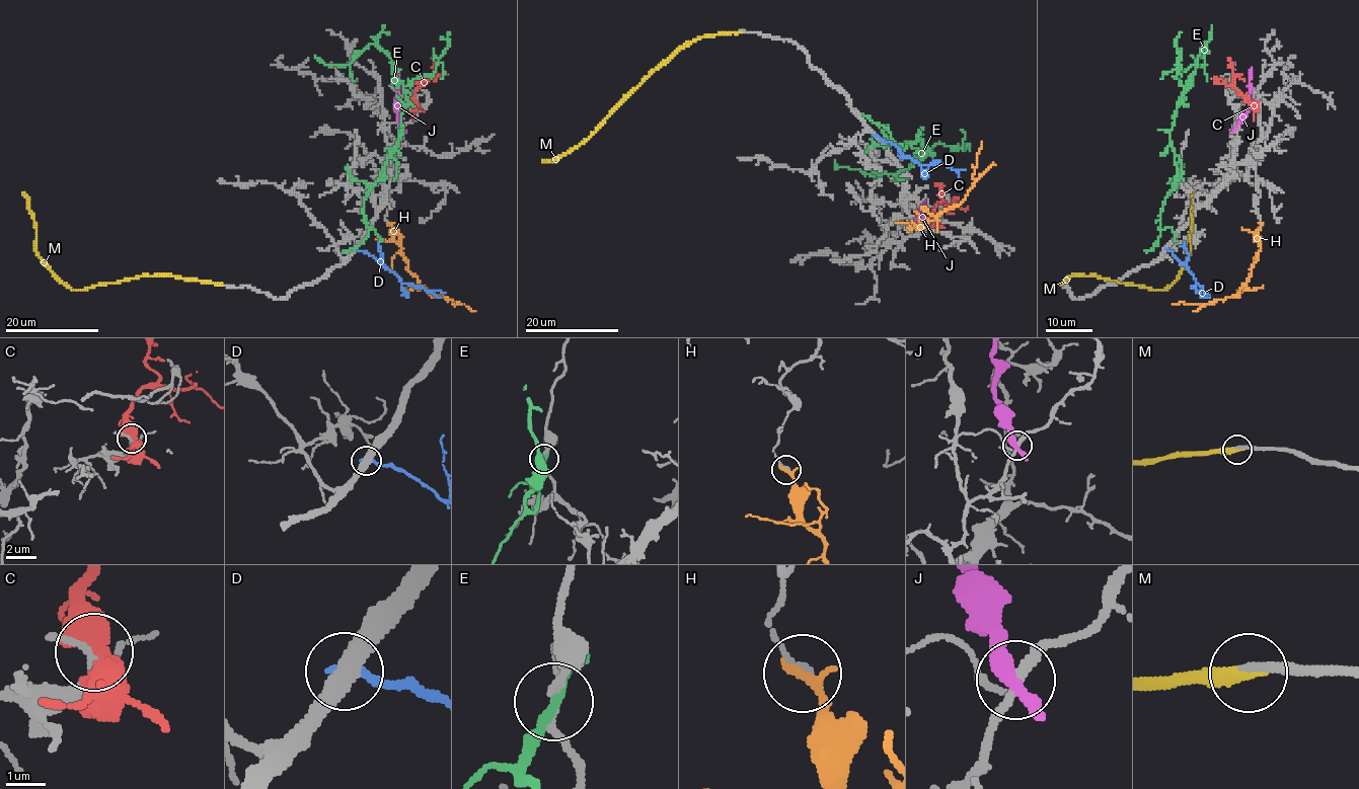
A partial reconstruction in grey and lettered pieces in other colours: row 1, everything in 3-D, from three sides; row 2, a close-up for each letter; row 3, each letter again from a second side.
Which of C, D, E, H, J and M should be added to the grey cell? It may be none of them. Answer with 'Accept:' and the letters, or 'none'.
Accept: M

